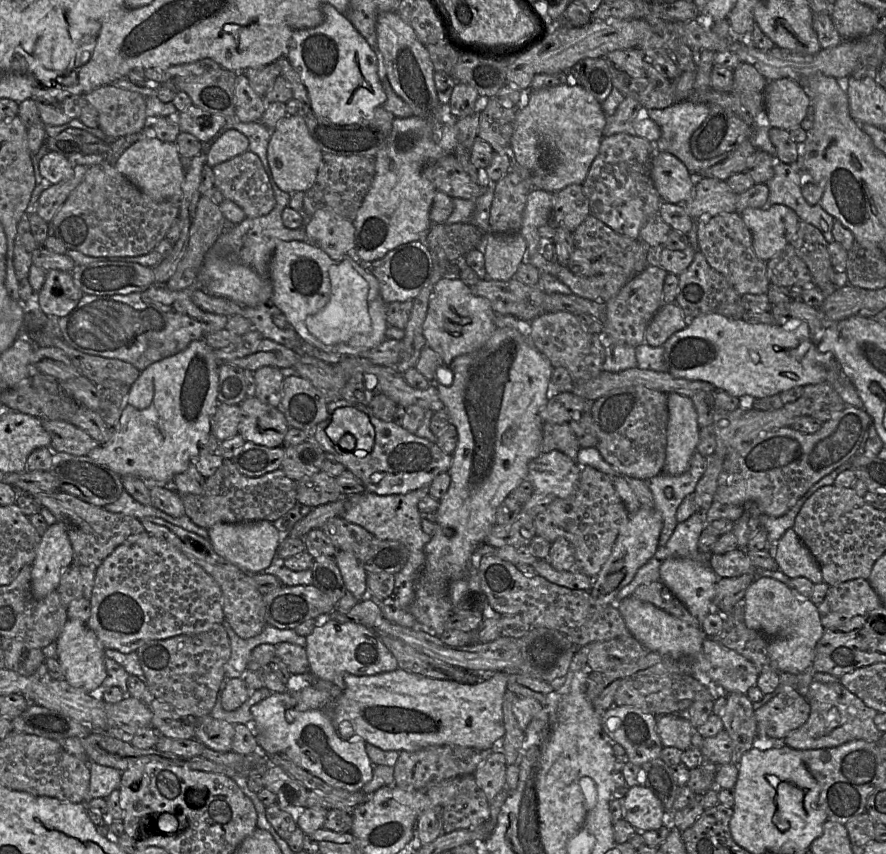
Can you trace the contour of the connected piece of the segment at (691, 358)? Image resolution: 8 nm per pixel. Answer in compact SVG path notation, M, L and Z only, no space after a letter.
M787 306L772 307L775 324L749 323L743 319L733 319L712 313L688 320L687 326L674 333L663 345L667 371L677 378L700 380L711 383L715 390L723 390L741 399L760 399L780 394L796 386L828 383L841 396L846 405L864 408L864 403L841 364L831 352L820 352L813 342L809 324L802 321L789 325L784 316L790 316Z

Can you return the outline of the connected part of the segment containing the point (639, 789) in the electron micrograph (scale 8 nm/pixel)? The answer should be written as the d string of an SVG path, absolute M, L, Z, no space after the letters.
M643 785L628 789L623 798L623 818L636 832L656 830L667 823L667 813L654 793Z

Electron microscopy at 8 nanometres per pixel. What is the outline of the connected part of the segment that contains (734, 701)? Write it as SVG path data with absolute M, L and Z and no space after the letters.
M728 693L726 700L720 718L724 730L733 742L731 763L739 766L742 756L753 747L753 742L758 735L755 706L748 696L742 693Z

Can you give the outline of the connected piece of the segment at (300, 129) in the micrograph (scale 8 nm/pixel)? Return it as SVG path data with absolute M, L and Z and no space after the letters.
M298 114L287 115L271 130L267 160L273 180L287 193L306 192L316 181L323 153L310 135L304 118Z

